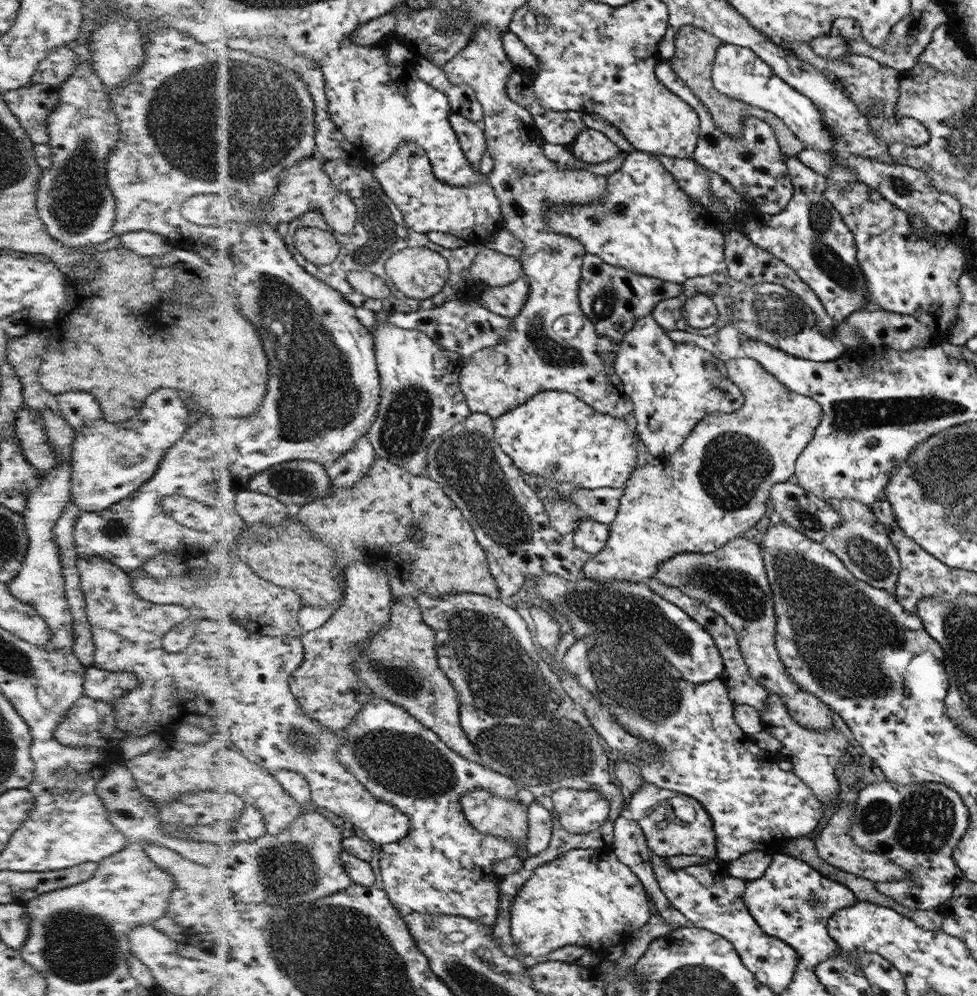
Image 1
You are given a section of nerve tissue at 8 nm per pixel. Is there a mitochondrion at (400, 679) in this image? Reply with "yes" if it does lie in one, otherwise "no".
yes

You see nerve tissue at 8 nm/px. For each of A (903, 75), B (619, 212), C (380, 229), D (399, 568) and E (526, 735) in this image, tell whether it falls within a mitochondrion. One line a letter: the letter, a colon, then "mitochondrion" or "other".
A: other
B: mitochondrion
C: mitochondrion
D: other
E: mitochondrion

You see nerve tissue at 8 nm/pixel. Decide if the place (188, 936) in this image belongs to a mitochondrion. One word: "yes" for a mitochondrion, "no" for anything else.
no

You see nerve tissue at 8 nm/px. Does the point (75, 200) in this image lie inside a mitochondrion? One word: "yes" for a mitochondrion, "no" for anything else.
yes

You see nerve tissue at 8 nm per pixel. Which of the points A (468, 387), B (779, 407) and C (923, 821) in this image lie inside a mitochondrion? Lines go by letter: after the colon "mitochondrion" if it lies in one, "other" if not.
A: other
B: other
C: mitochondrion

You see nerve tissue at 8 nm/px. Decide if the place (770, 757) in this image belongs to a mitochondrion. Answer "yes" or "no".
no

